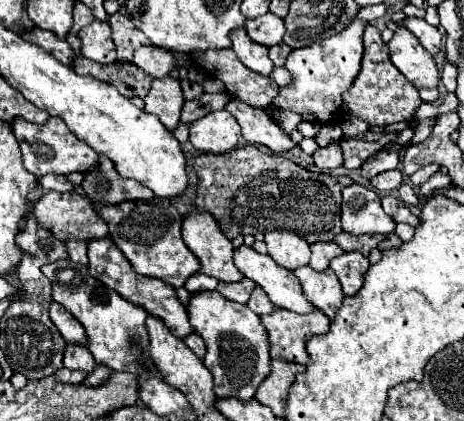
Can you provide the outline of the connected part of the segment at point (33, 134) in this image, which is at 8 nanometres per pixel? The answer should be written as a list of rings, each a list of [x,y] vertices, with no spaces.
[[[50,117],[48,123],[44,123],[44,125],[16,119],[12,123],[12,131],[20,145],[26,171],[36,175],[38,179],[48,173],[56,173],[56,175],[70,175],[74,171],[86,173],[88,169],[94,169],[98,165],[98,155],[94,153],[94,149],[84,145],[84,141],[80,141],[78,137],[72,137],[72,133],[68,133],[68,127],[64,125],[64,121],[60,117]]]

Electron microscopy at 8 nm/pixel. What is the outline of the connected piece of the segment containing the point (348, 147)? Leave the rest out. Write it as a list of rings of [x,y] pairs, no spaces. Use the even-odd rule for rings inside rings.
[[[386,135],[376,137],[374,141],[360,141],[360,139],[342,139],[340,147],[344,153],[344,167],[346,169],[358,169],[368,157],[372,157],[374,153],[378,153],[384,145],[388,145],[390,141],[386,139]]]

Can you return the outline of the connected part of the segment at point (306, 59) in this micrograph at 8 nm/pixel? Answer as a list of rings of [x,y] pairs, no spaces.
[[[354,19],[352,25],[342,29],[338,35],[312,43],[310,47],[294,49],[286,59],[286,69],[292,73],[292,83],[282,87],[278,97],[274,99],[274,107],[288,109],[304,117],[304,121],[318,123],[336,123],[342,109],[342,91],[350,89],[354,77],[360,73],[362,61],[362,33],[368,21]]]

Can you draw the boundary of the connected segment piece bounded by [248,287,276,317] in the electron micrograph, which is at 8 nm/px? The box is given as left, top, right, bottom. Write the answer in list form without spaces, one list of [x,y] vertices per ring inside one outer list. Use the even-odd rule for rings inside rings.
[[[256,287],[254,289],[254,293],[252,293],[252,297],[250,297],[250,301],[248,301],[248,307],[256,313],[256,315],[268,315],[268,313],[272,313],[274,309],[276,309],[276,305],[272,305],[272,301],[266,297],[266,293],[260,289],[260,287]]]

